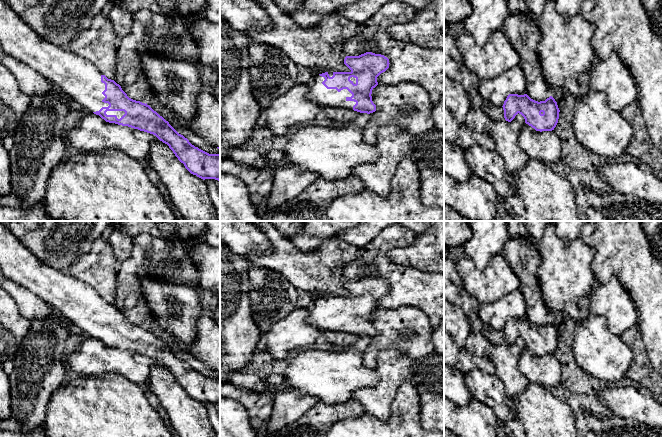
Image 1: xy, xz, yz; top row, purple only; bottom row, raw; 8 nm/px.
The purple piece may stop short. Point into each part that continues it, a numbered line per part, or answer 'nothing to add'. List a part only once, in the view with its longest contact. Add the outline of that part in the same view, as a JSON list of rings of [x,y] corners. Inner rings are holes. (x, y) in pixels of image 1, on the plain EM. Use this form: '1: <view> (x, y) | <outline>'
1: xz (324, 321) | [[[320,299],[313,302],[308,308],[309,315],[307,321],[323,333],[326,331],[340,331],[353,334],[356,326],[346,324],[346,322],[351,321],[352,318],[347,313],[343,313],[340,316],[336,313],[327,313],[322,308],[324,304],[325,302]]]

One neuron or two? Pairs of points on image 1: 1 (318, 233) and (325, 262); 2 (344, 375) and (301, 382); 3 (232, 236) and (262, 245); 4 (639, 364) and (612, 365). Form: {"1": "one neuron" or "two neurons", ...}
{"1": "two neurons", "2": "one neuron", "3": "one neuron", "4": "two neurons"}

